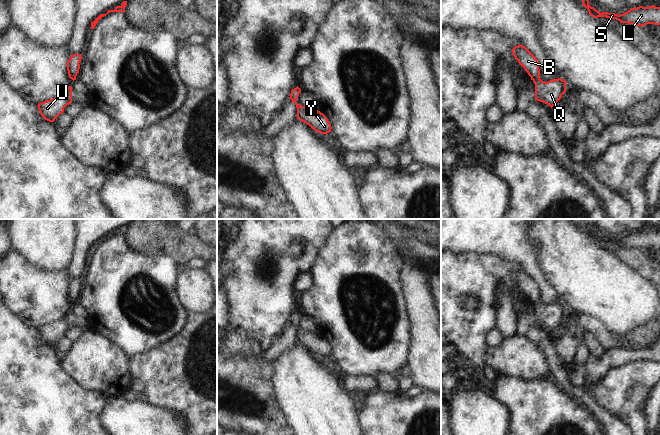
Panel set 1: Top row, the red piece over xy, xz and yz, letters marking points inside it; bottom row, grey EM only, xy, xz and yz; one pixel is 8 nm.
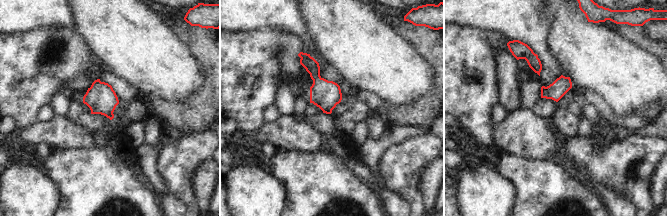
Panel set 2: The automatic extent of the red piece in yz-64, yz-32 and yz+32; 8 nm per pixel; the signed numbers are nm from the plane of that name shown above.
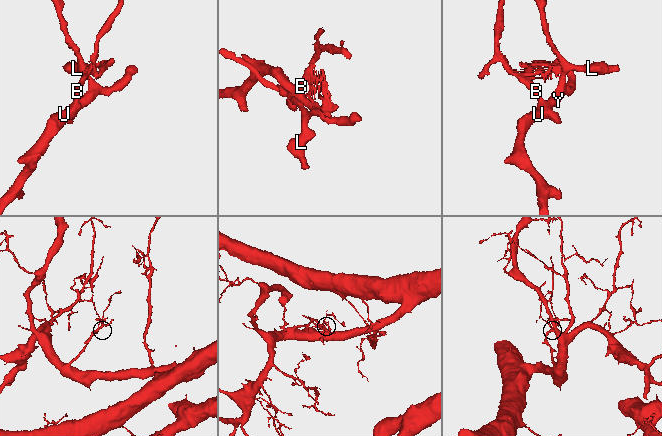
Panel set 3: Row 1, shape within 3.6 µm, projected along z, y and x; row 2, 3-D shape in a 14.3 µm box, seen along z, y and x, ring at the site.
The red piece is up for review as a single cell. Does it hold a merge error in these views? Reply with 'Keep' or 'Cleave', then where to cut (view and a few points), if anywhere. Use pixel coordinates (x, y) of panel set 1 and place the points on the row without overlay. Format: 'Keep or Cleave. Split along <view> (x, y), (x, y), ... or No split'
Keep. No split.

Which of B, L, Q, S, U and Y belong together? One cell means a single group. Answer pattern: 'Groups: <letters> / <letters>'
Groups: B L Q S U Y.

